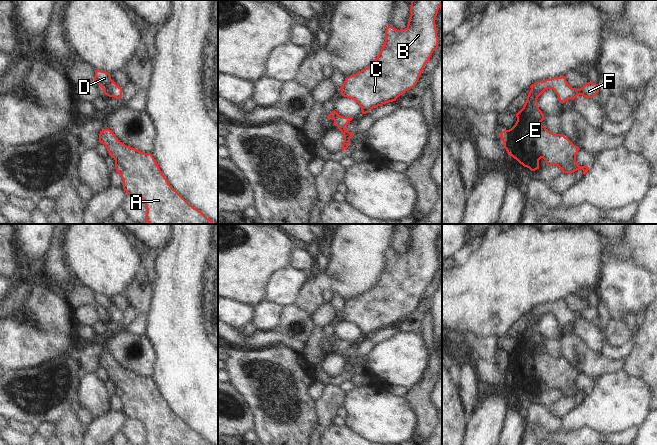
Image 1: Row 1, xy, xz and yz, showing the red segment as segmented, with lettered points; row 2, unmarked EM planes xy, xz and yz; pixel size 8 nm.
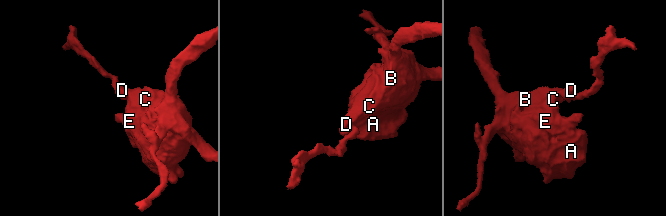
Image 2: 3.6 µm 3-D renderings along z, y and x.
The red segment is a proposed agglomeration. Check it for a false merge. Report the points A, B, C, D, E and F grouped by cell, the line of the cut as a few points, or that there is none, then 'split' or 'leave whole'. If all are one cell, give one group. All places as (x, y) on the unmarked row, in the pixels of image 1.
A B C D E F; no cut; leave whole

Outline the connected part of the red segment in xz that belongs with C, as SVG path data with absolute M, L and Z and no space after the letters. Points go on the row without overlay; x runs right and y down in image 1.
M411 224L411 239L407 251L404 254L397 254L392 250L386 251L385 266L374 286L367 292L345 302L340 312L341 318L356 325L361 331L362 338L366 338L371 333L383 328L395 325L400 319L417 308L425 288L429 285L433 275L438 272L439 264L435 242L441 230L442 224Z

